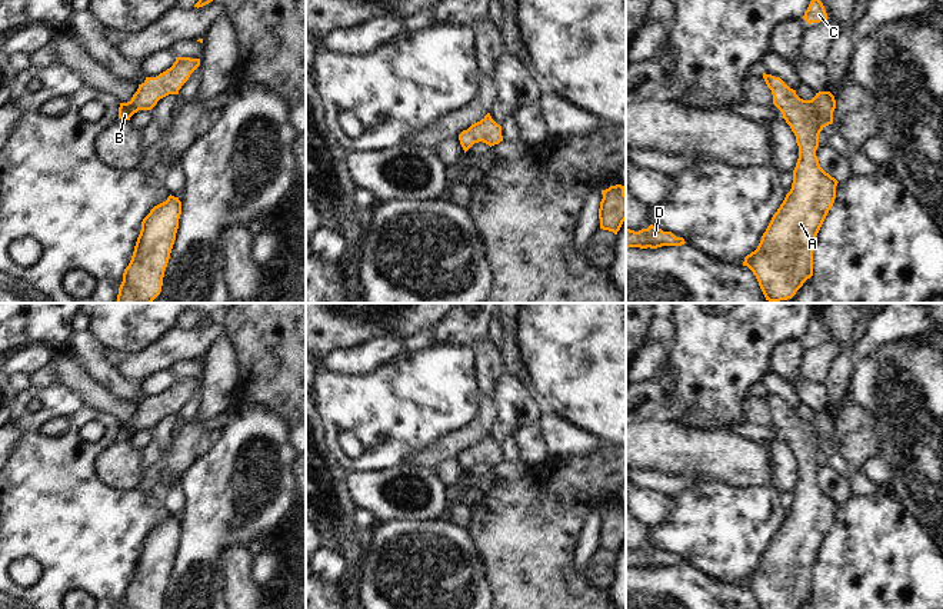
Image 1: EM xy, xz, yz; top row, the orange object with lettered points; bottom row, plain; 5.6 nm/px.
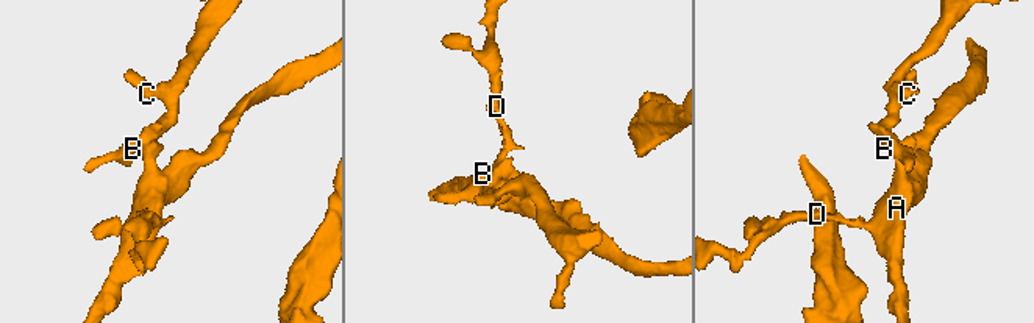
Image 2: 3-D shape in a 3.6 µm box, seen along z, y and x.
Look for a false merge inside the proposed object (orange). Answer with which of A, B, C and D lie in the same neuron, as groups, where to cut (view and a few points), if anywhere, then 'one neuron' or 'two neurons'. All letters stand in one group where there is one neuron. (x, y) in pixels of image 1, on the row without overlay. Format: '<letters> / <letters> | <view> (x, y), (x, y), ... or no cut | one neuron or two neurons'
A B C D | no cut | one neuron

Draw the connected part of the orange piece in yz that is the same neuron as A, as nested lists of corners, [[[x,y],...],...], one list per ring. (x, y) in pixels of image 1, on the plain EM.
[[[763,393],[763,399],[772,410],[773,425],[796,456],[799,479],[790,512],[773,535],[757,569],[744,578],[743,586],[753,592],[760,609],[800,609],[813,596],[816,556],[836,519],[839,502],[820,487],[816,476],[820,452],[833,443],[836,420],[830,412],[819,412],[812,420],[803,420],[780,397]]]

